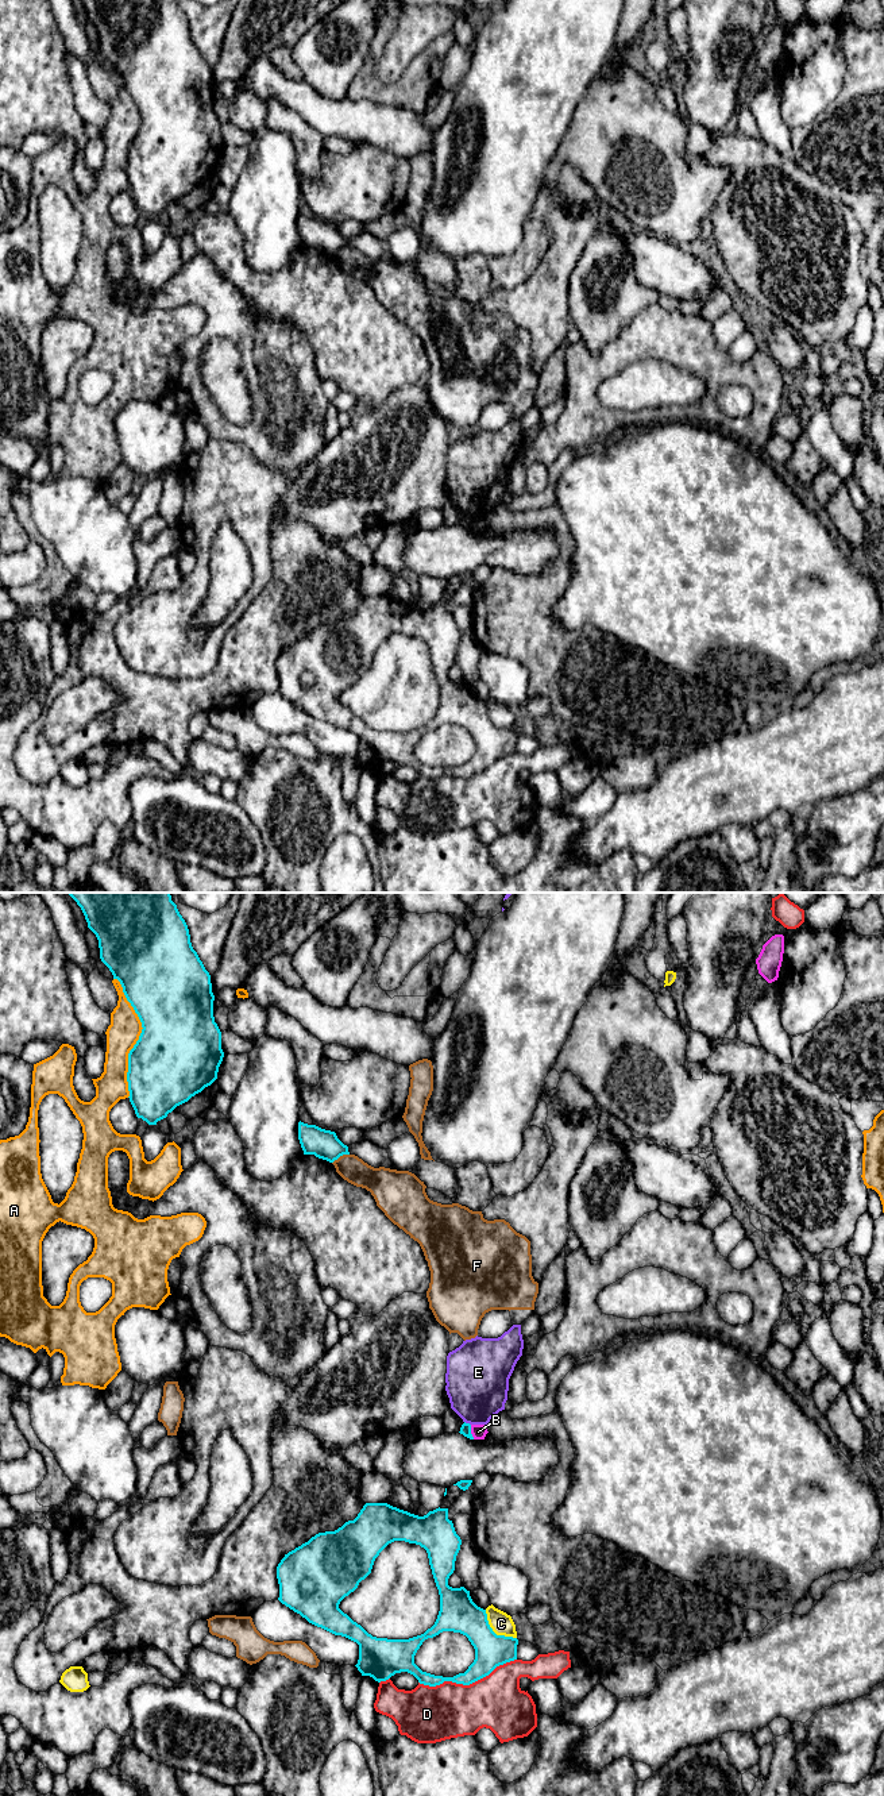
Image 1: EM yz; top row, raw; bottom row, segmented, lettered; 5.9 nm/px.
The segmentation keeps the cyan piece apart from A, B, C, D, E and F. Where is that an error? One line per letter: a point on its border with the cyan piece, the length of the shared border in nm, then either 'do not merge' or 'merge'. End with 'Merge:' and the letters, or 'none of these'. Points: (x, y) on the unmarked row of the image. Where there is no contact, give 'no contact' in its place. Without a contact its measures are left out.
A: yz (139, 130) | 700 nm | do not merge
B: yz (470, 524) | 90 nm | do not merge
C: yz (493, 724) | 260 nm | do not merge
D: yz (467, 777) | 600 nm | do not merge
E: yz (467, 516) | 50 nm | do not merge
F: yz (340, 247) | 120 nm | do not merge
Merge: none of these

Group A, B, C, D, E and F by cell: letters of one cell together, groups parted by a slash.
A / B / C / D / E / F

